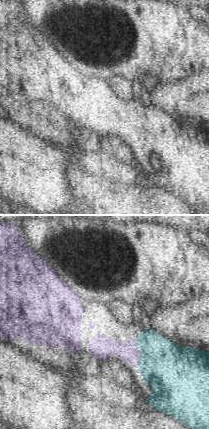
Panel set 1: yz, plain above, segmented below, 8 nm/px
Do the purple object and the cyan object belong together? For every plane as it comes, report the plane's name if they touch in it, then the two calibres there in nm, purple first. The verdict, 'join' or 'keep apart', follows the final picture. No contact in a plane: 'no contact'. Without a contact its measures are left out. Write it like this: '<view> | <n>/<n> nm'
yz | 160/400 nm

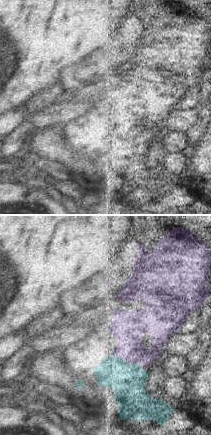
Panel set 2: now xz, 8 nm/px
xz | 240/280 nm

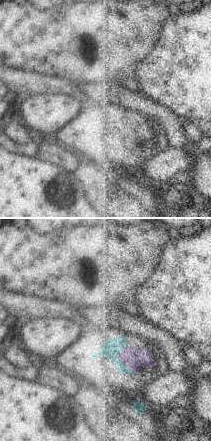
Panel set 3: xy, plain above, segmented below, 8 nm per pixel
xy | 180/160 nm

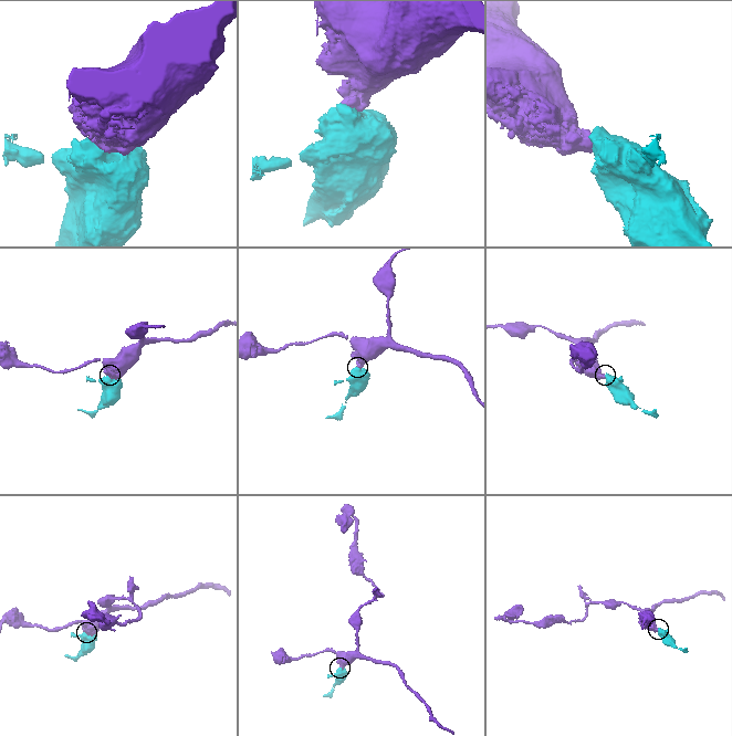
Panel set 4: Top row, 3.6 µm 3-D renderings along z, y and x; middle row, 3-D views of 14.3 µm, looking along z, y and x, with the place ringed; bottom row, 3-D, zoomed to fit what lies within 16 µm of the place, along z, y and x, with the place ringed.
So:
join

